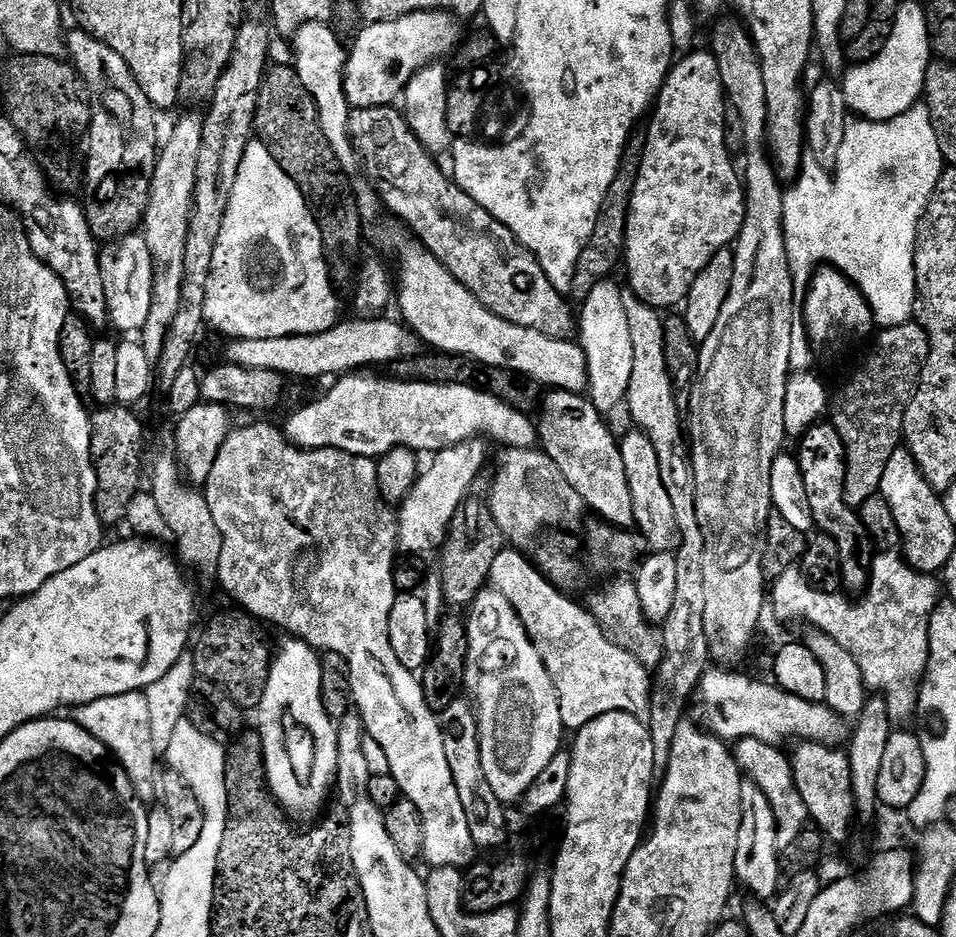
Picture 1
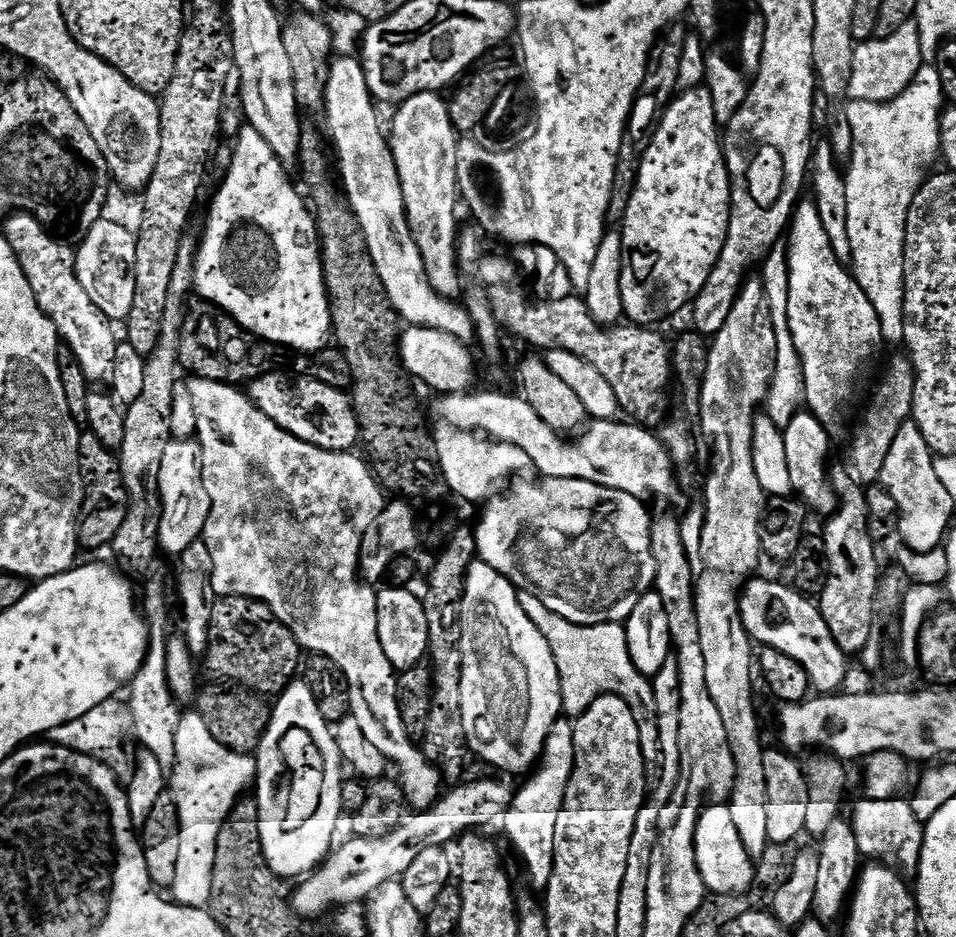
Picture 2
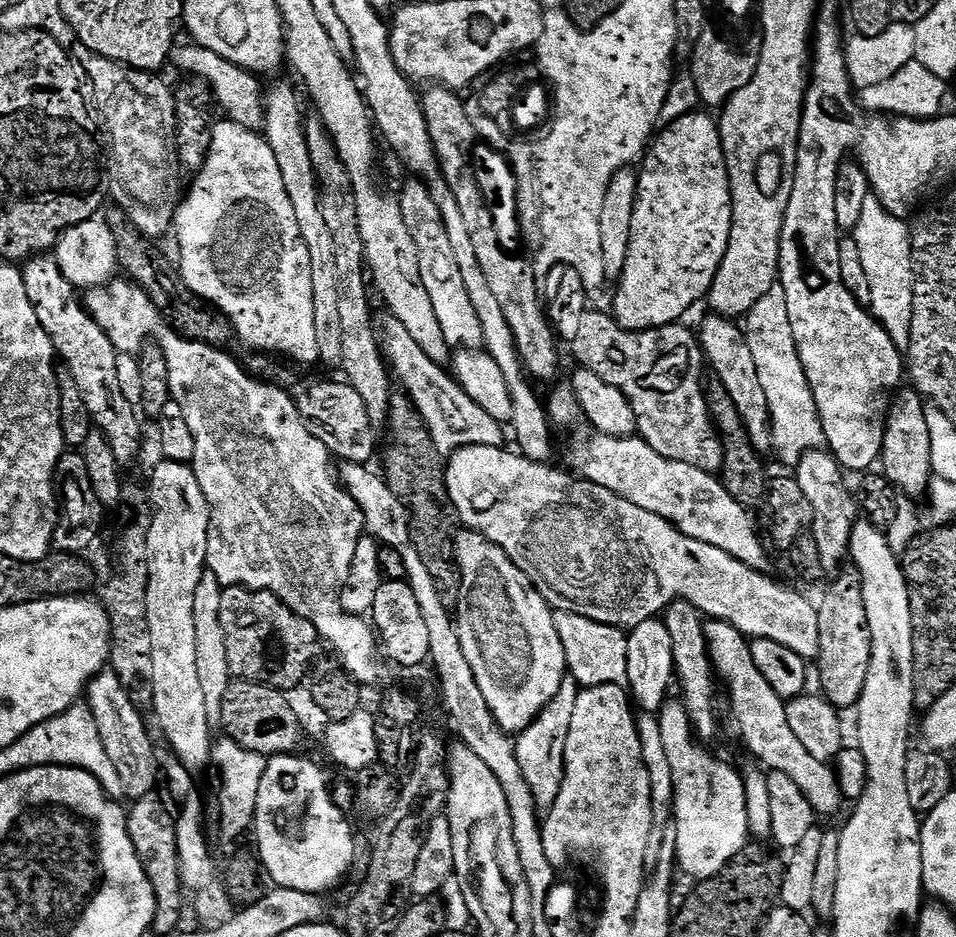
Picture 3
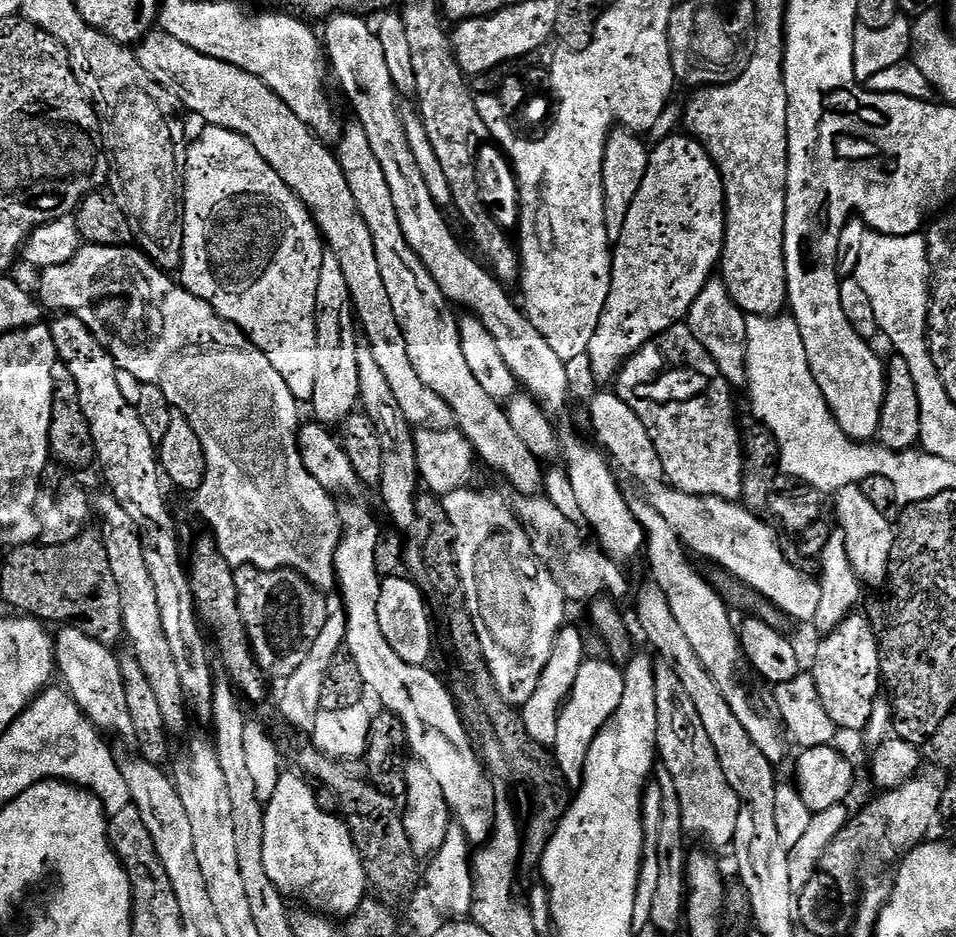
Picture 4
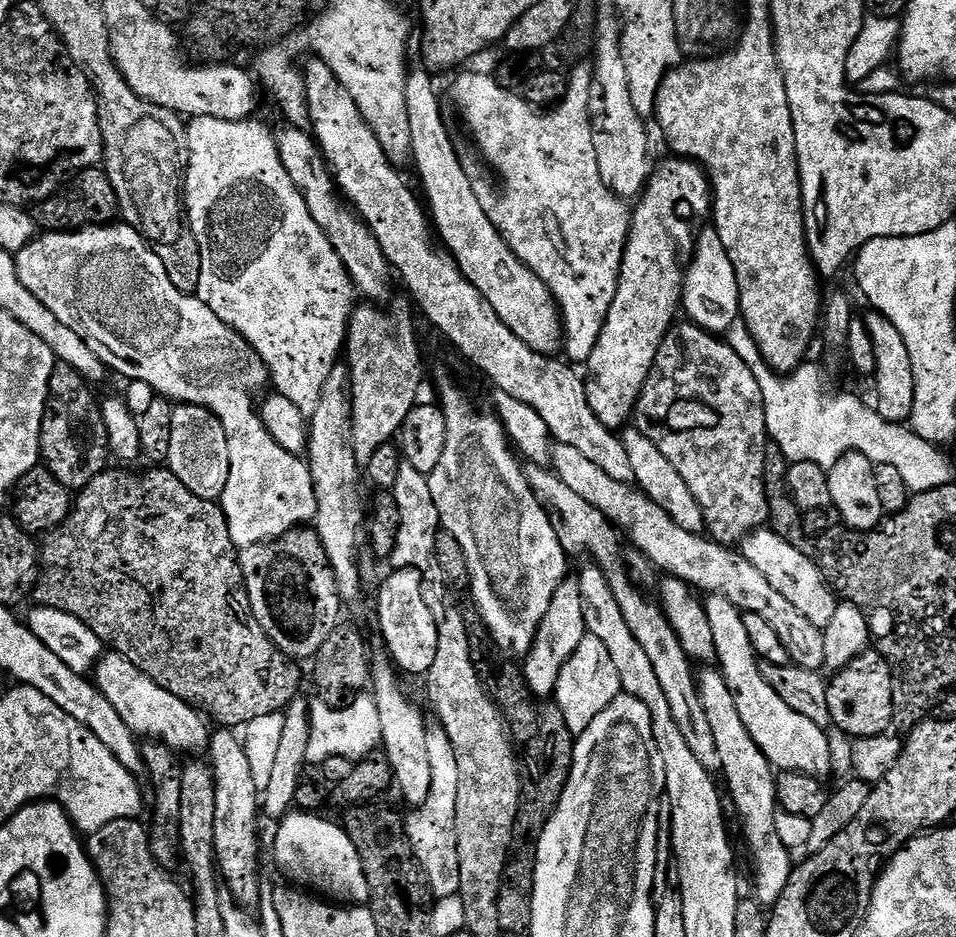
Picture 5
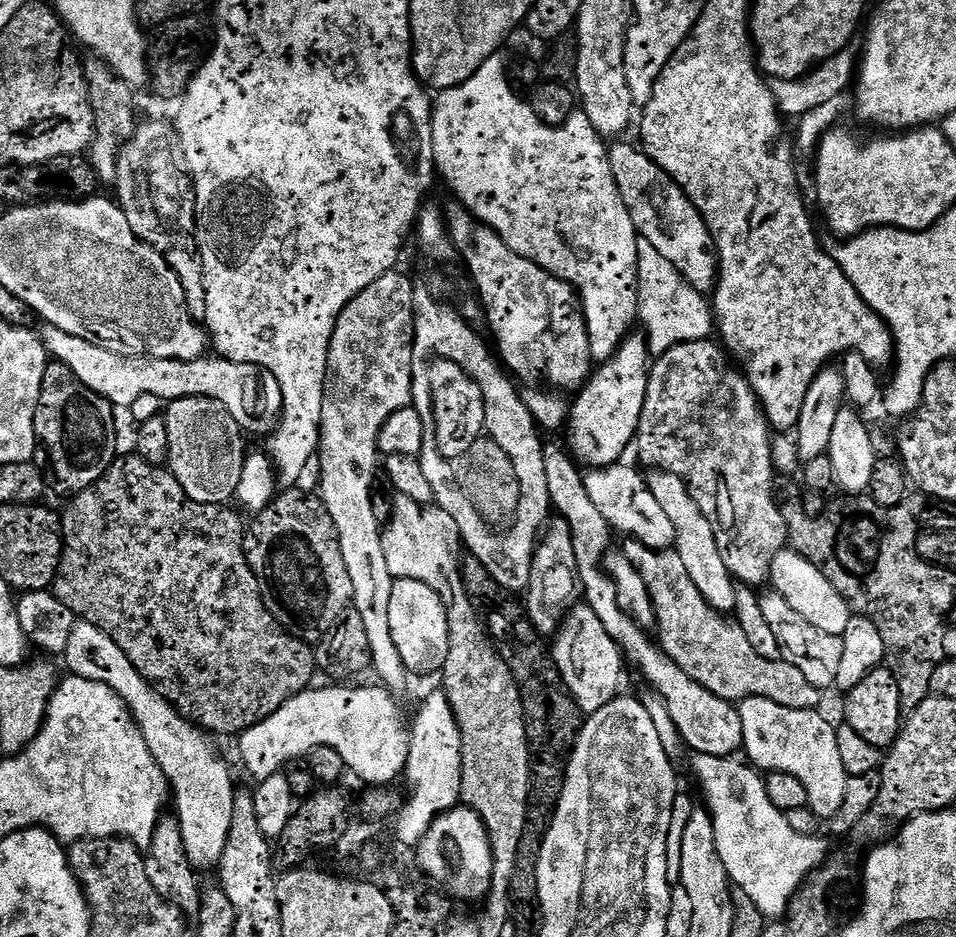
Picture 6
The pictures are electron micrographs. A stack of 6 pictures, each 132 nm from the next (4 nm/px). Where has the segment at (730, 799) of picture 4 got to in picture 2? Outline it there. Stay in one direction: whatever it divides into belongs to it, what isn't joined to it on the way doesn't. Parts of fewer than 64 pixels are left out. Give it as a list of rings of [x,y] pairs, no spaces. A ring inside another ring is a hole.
[[[709,803],[699,813],[696,823],[696,861],[704,887],[712,896],[744,896],[757,881],[754,858],[746,846],[742,846],[742,838],[738,838],[738,826],[734,826],[727,803]]]

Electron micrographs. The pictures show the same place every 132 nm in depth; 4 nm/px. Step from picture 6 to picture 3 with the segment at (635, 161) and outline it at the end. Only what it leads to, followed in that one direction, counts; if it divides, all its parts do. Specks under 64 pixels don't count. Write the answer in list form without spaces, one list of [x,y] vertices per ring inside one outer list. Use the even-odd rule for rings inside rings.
[[[708,314],[700,328],[698,327],[698,339],[705,356],[705,363],[715,379],[722,382],[726,387],[726,392],[733,399],[734,406],[737,407],[738,414],[741,415],[743,425],[746,426],[750,436],[751,445],[758,453],[769,453],[772,449],[772,420],[769,403],[766,394],[762,391],[762,382],[759,381],[754,356],[744,339],[743,329],[729,317]]]

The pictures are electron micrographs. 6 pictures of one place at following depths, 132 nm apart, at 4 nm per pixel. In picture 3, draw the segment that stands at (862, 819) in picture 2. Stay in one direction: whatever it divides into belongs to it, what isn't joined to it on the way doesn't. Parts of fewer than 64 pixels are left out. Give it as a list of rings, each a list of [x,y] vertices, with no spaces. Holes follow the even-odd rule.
[[[709,619],[704,625],[704,638],[708,646],[708,659],[719,683],[721,680],[728,691],[728,704],[732,707],[732,716],[740,727],[740,736],[744,739],[745,746],[761,760],[757,761],[768,772],[787,774],[798,785],[798,790],[806,794],[806,802],[810,802],[817,817],[838,815],[840,803],[844,804],[846,799],[840,792],[835,767],[812,757],[806,751],[806,746],[798,742],[794,730],[790,730],[790,721],[786,718],[786,701],[774,694],[770,682],[766,682],[758,666],[754,666],[749,637],[726,622]]]

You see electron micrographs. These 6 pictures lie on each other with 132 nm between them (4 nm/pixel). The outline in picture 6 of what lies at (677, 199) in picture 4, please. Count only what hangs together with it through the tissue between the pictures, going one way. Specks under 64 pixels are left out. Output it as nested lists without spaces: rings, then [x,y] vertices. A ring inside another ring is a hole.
[[[630,334],[620,347],[593,371],[589,381],[575,393],[566,421],[571,455],[589,469],[610,468],[625,459],[624,451],[633,447],[642,418],[648,389],[650,355],[643,335]]]

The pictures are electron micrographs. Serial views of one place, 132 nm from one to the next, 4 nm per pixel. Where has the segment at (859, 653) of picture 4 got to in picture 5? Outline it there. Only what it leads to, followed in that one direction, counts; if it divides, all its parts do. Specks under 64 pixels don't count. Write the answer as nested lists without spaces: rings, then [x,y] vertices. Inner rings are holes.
[[[866,650],[854,662],[827,681],[830,718],[848,738],[883,736],[893,727],[892,686],[893,678],[886,658],[877,650]]]

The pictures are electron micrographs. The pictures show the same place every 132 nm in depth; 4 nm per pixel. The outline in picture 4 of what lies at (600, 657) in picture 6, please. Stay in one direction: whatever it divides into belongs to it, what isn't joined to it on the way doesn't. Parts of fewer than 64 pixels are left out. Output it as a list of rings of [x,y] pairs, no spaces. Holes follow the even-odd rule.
[[[585,659],[558,720],[558,738],[554,745],[554,755],[565,781],[572,786],[579,785],[584,779],[586,754],[590,754],[594,738],[602,730],[602,726],[606,726],[606,722],[618,710],[618,706],[622,706],[624,673],[611,659],[603,659]]]

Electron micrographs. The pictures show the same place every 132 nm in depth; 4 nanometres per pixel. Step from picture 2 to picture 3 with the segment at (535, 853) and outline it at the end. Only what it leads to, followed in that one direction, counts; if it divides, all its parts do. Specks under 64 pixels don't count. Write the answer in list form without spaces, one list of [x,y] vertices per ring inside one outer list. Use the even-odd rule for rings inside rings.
[[[566,678],[554,698],[534,718],[532,725],[515,737],[514,747],[522,778],[536,799],[536,807],[549,810],[562,790],[564,777],[564,755],[566,754],[566,734],[570,734],[570,718],[574,718],[574,702],[578,702],[580,688],[575,680]]]

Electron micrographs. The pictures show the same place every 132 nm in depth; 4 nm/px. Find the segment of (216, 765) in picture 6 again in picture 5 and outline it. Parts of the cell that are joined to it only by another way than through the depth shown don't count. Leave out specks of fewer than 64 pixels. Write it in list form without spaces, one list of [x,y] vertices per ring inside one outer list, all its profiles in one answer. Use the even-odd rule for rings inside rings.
[[[111,650],[105,651],[96,663],[94,683],[102,694],[106,694],[110,706],[118,710],[122,722],[126,722],[126,726],[130,726],[130,730],[137,737],[158,740],[176,754],[203,753],[207,749],[210,728],[207,728],[209,725],[205,717],[193,705],[170,694],[170,690],[162,690],[162,686],[142,674],[142,670],[138,670],[138,666],[134,666],[134,662],[124,656]]]

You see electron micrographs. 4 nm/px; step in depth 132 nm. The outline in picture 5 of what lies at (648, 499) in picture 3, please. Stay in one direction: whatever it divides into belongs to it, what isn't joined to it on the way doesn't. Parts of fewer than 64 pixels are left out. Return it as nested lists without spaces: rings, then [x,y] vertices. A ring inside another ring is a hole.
[[[757,530],[743,541],[742,551],[747,560],[758,566],[758,571],[768,579],[770,586],[774,586],[778,594],[783,594],[798,609],[798,614],[810,618],[814,626],[823,630],[830,618],[834,618],[838,597],[825,582],[815,559],[809,553],[807,556],[804,548],[795,548],[771,530]]]

